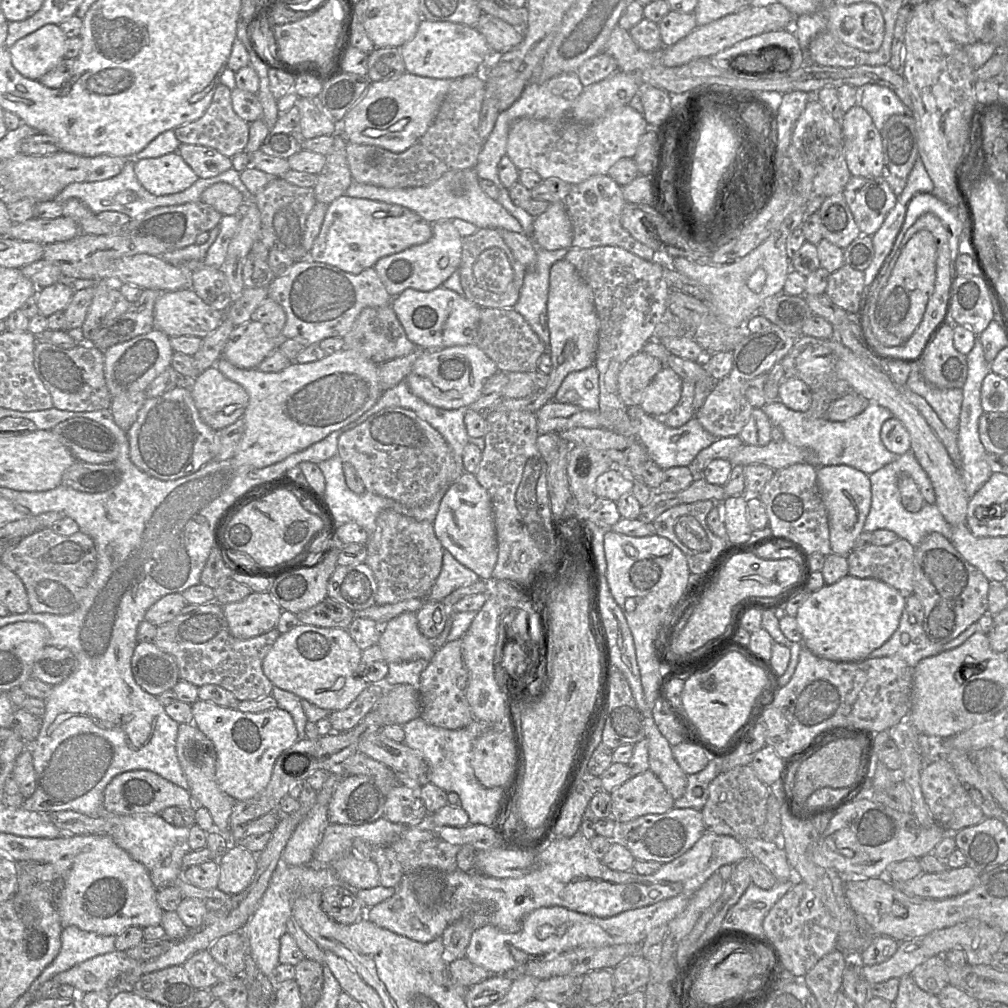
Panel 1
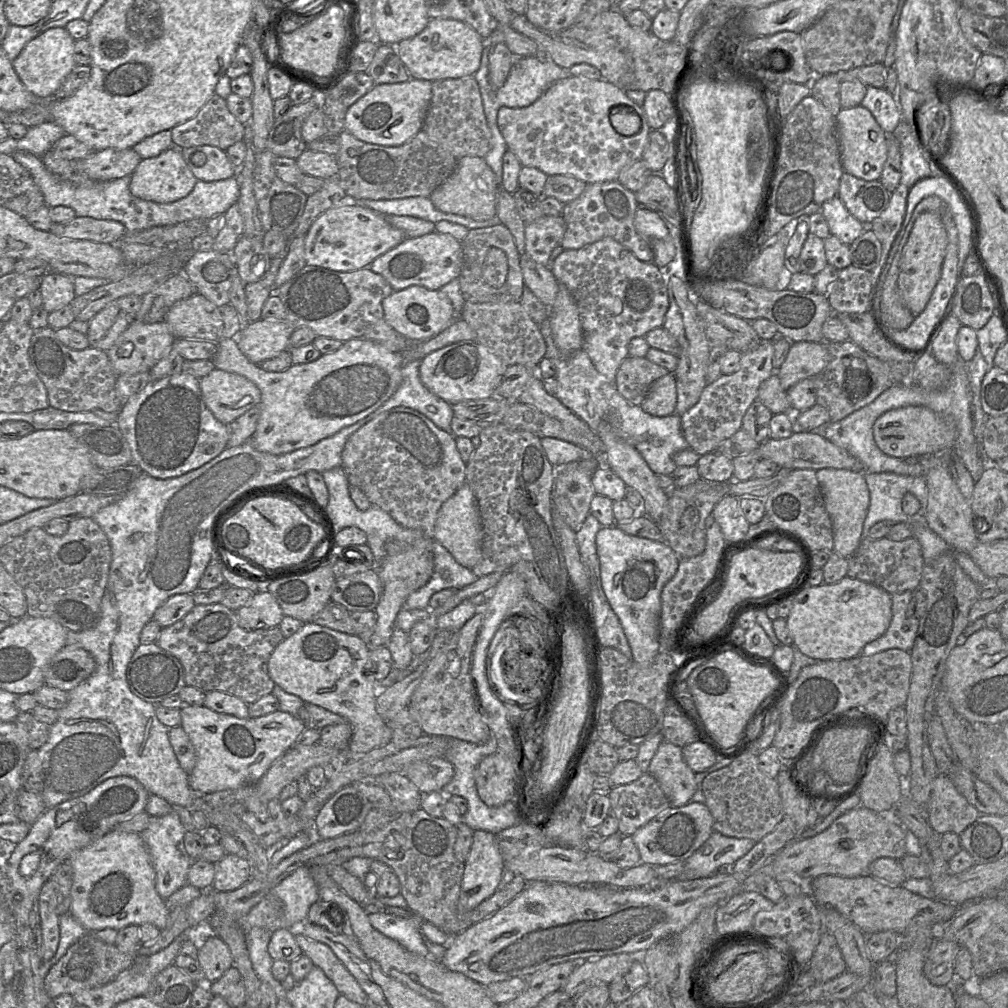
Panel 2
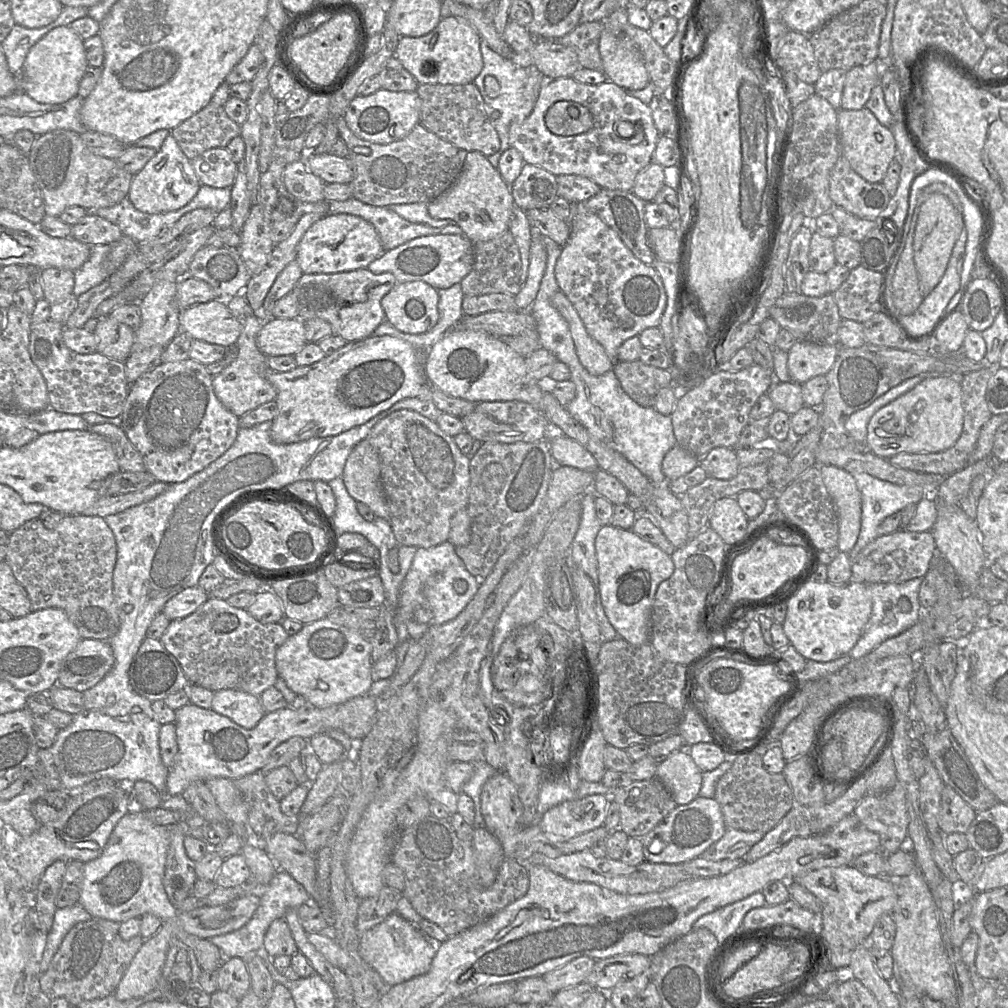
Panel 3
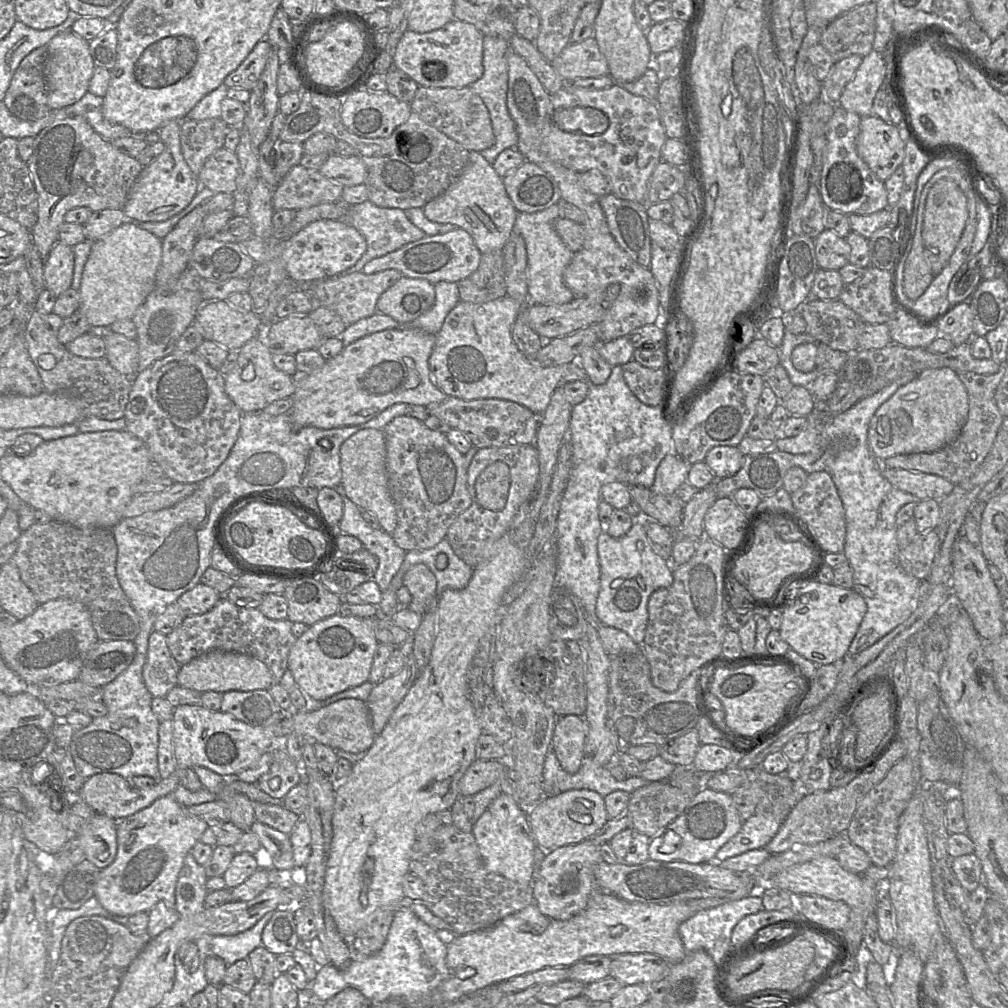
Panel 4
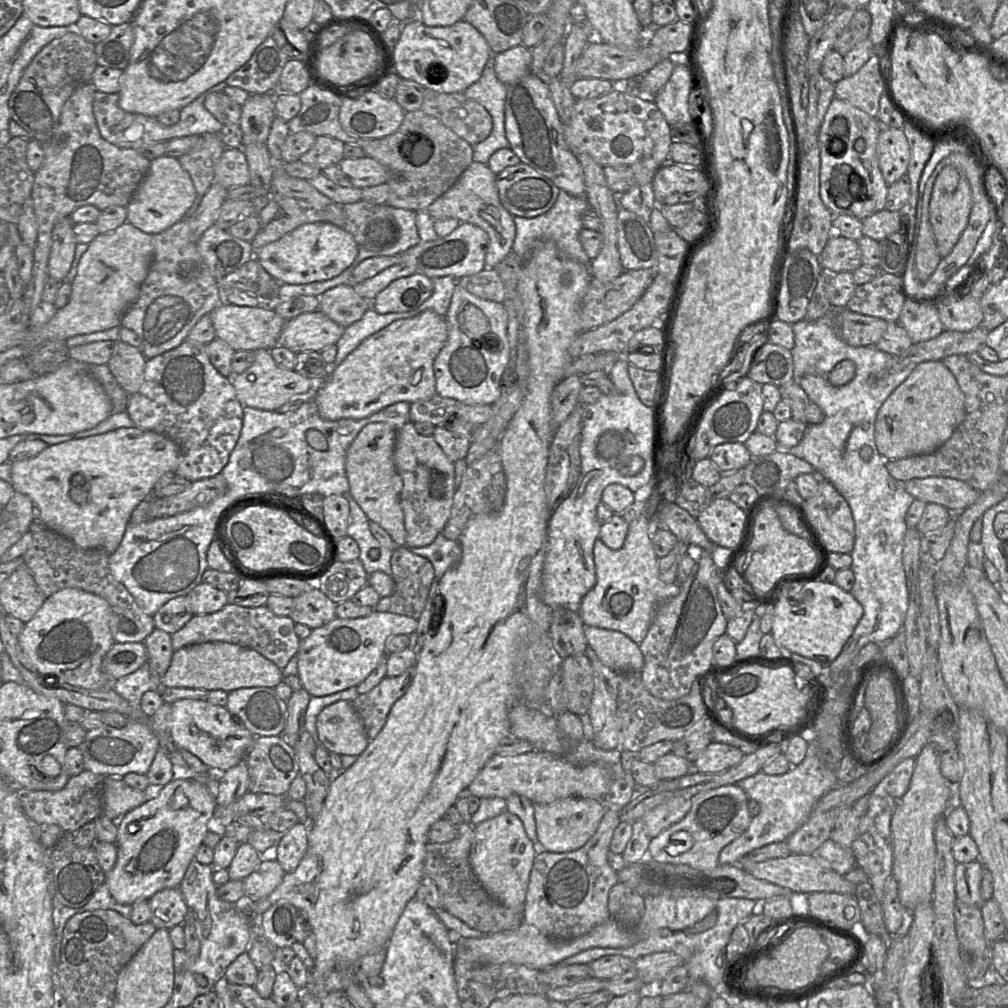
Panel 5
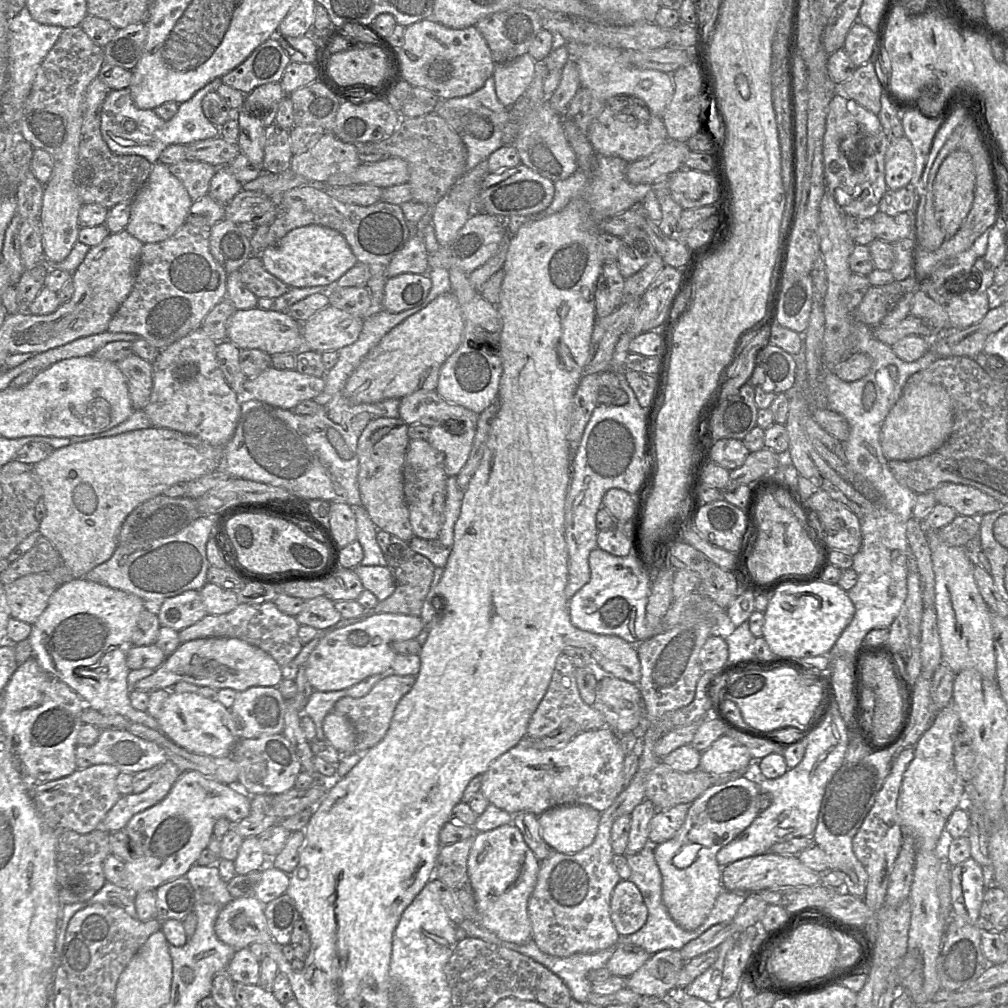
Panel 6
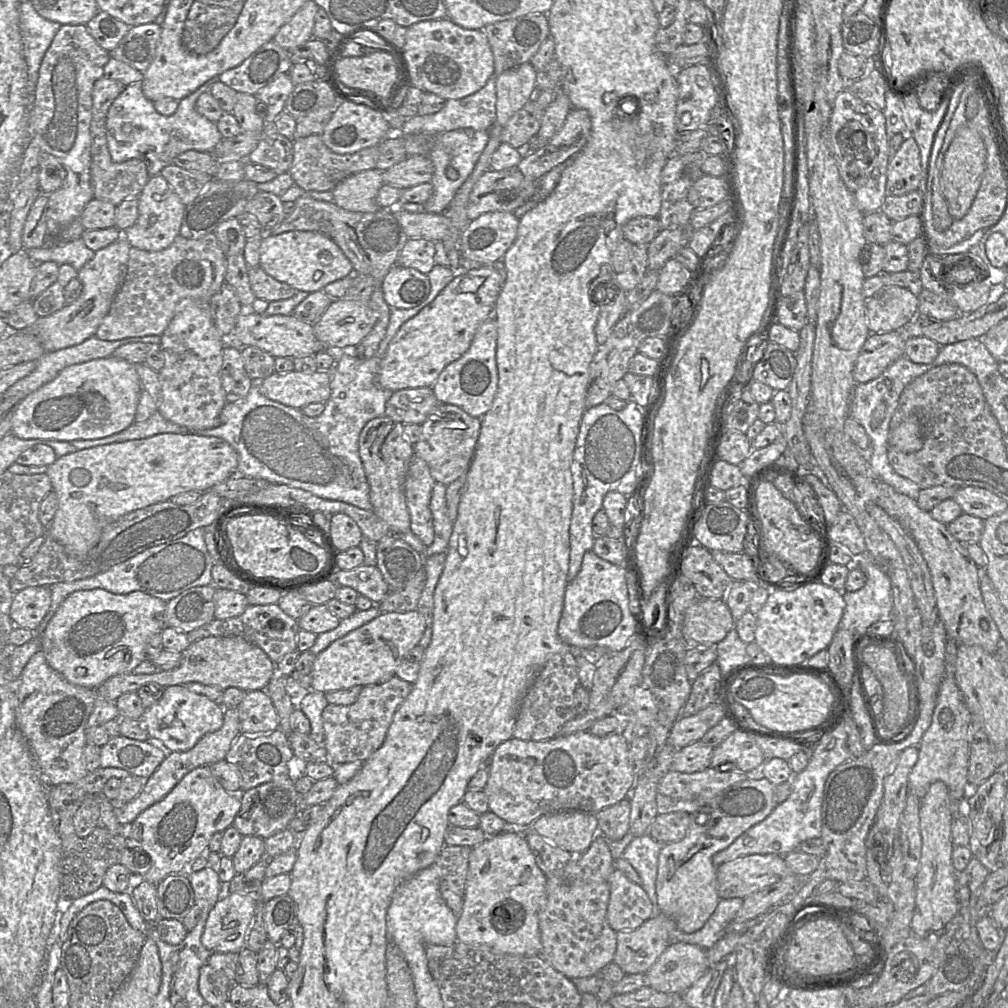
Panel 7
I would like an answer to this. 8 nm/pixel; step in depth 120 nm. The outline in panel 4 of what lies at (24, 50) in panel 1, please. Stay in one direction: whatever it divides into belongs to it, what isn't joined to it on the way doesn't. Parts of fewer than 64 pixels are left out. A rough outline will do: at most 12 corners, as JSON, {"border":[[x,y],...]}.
{"border":[[71,29],[47,43],[48,107],[88,92],[94,68],[89,42]]}

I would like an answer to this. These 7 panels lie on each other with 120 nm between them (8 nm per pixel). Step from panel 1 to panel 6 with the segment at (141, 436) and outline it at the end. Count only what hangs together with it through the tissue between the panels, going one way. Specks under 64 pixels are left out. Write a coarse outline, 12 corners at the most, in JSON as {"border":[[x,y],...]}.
{"border":[[198,328],[159,351],[152,427],[224,447],[241,398]]}

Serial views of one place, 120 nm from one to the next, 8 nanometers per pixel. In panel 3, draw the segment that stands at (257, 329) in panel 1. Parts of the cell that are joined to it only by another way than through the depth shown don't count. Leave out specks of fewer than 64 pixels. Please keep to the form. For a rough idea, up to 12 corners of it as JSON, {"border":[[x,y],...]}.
{"border":[[271,318],[257,337],[267,357],[294,356],[308,343],[300,318]]}

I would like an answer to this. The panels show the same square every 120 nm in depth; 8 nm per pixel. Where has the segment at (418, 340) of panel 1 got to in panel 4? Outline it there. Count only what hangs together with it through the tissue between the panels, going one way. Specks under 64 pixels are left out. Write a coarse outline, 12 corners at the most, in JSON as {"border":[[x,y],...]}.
{"border":[[403,276],[377,311],[411,322],[435,302],[435,285]]}

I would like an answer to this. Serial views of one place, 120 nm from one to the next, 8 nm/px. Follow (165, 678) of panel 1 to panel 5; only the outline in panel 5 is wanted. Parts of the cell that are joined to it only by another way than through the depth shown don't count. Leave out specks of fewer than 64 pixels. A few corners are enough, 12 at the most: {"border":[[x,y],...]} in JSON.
{"border":[[155,628],[143,643],[148,653],[151,689],[174,652],[171,635]]}

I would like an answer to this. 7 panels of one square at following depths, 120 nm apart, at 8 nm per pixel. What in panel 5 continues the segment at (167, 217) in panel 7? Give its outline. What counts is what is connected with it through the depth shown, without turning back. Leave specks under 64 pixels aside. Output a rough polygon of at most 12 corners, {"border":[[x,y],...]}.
{"border":[[161,156],[127,205],[127,222],[155,235],[197,197],[178,158]]}

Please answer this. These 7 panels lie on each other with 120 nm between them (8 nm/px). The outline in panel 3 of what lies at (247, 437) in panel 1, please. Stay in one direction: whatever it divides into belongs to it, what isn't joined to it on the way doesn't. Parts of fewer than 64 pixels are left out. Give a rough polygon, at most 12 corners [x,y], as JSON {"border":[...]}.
{"border":[[371,335],[268,371],[272,441],[335,436],[429,383],[419,352]]}

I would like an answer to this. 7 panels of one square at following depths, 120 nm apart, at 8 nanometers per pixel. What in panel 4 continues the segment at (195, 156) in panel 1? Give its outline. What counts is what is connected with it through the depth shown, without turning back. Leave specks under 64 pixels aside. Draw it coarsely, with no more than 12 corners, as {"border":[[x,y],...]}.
{"border":[[222,147],[197,177],[215,193],[237,191],[236,152]]}

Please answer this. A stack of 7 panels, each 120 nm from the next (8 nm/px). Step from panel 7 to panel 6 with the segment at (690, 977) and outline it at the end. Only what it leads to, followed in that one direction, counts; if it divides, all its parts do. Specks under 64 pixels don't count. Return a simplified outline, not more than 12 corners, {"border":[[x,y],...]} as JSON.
{"border":[[679,950],[659,951],[627,978],[642,997],[675,994]]}

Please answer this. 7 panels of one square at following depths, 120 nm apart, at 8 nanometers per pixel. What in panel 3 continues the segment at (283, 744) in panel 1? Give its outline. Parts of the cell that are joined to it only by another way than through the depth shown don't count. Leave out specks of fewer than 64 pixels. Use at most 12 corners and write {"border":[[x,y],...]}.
{"border":[[376,699],[287,706],[246,729],[211,708],[175,710],[165,796],[258,772],[294,736],[371,730]]}

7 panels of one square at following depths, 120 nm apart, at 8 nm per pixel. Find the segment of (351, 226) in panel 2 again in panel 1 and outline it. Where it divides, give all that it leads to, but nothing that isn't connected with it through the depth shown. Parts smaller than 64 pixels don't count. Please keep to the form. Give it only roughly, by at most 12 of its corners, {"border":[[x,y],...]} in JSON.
{"border":[[342,195],[309,258],[359,274],[428,242],[406,207]]}

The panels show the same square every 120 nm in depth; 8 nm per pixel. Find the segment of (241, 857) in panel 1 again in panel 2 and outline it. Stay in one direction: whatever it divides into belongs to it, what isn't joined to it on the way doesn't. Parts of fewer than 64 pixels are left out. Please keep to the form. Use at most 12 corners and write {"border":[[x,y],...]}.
{"border":[[226,853],[214,865],[212,888],[233,891],[251,878],[248,861]]}

